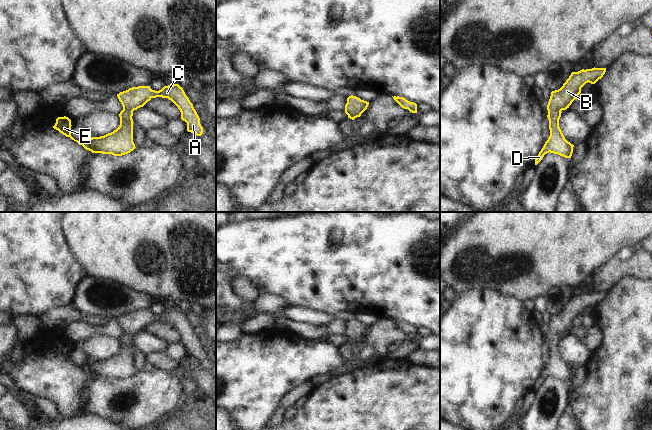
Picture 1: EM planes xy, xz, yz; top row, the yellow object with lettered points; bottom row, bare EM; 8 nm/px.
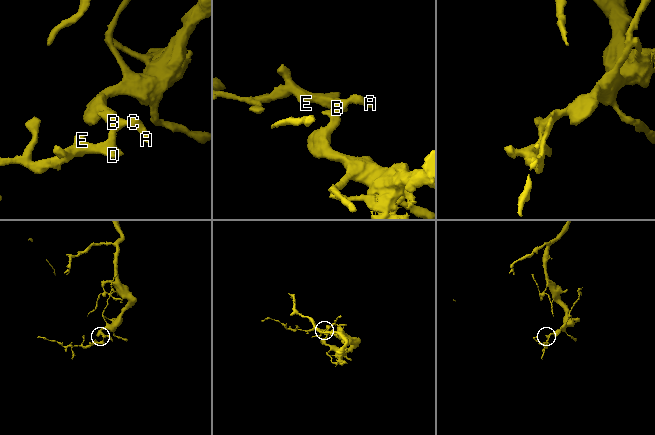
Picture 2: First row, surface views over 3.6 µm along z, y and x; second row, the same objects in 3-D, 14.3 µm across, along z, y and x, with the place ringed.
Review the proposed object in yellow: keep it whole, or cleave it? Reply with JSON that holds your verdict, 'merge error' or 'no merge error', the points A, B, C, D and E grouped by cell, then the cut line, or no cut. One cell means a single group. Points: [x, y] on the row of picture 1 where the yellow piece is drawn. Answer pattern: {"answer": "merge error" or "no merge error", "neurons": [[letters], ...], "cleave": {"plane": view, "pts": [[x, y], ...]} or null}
{"answer": "no merge error", "neurons": [["A", "B", "C", "D", "E"]], "cleave": null}

